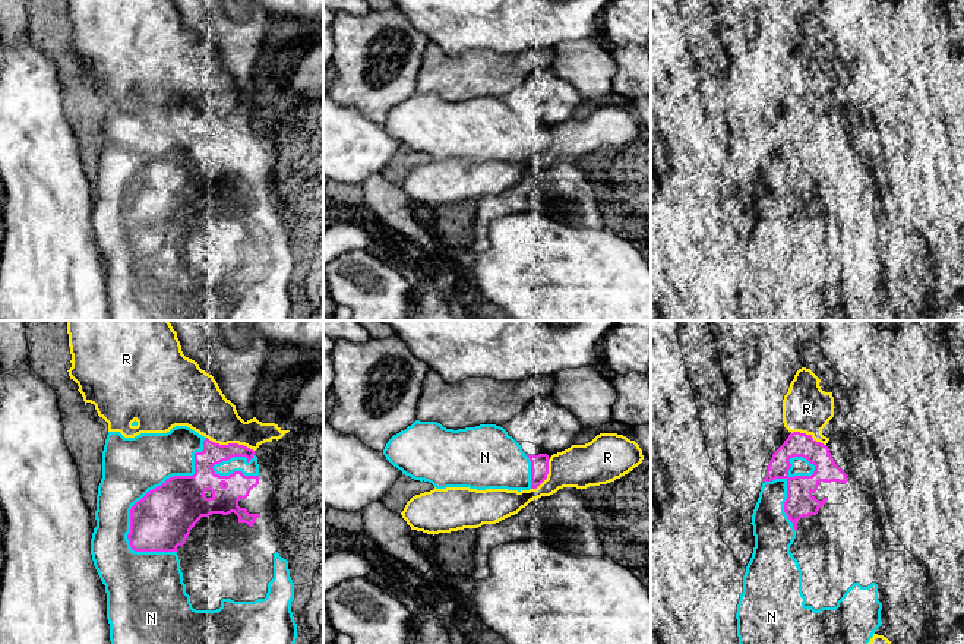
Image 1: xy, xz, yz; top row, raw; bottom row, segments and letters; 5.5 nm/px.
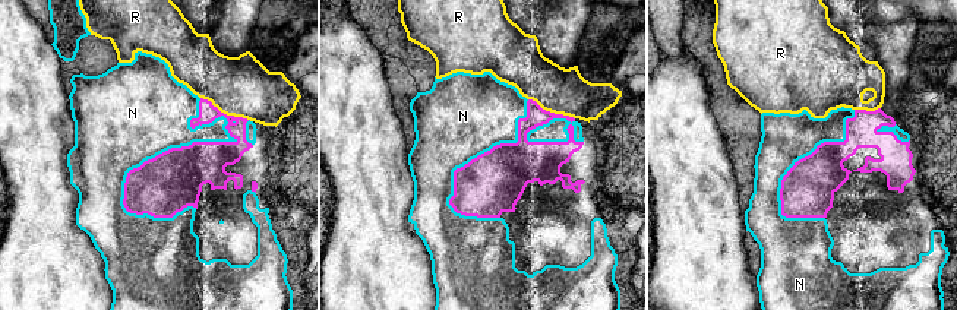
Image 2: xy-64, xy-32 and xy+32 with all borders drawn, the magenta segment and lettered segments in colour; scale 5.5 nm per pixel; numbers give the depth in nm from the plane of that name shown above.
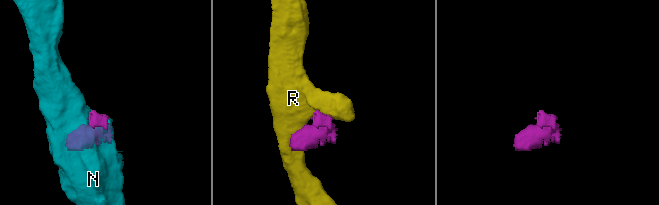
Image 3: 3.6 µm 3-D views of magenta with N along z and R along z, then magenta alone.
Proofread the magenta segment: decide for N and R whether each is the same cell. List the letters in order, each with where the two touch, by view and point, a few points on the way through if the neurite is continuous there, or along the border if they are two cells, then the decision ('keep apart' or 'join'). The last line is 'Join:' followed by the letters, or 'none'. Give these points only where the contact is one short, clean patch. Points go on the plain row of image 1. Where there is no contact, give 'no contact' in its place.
N: xy (161, 157) | join
R: xy (230, 116) | keep apart
Join: N

